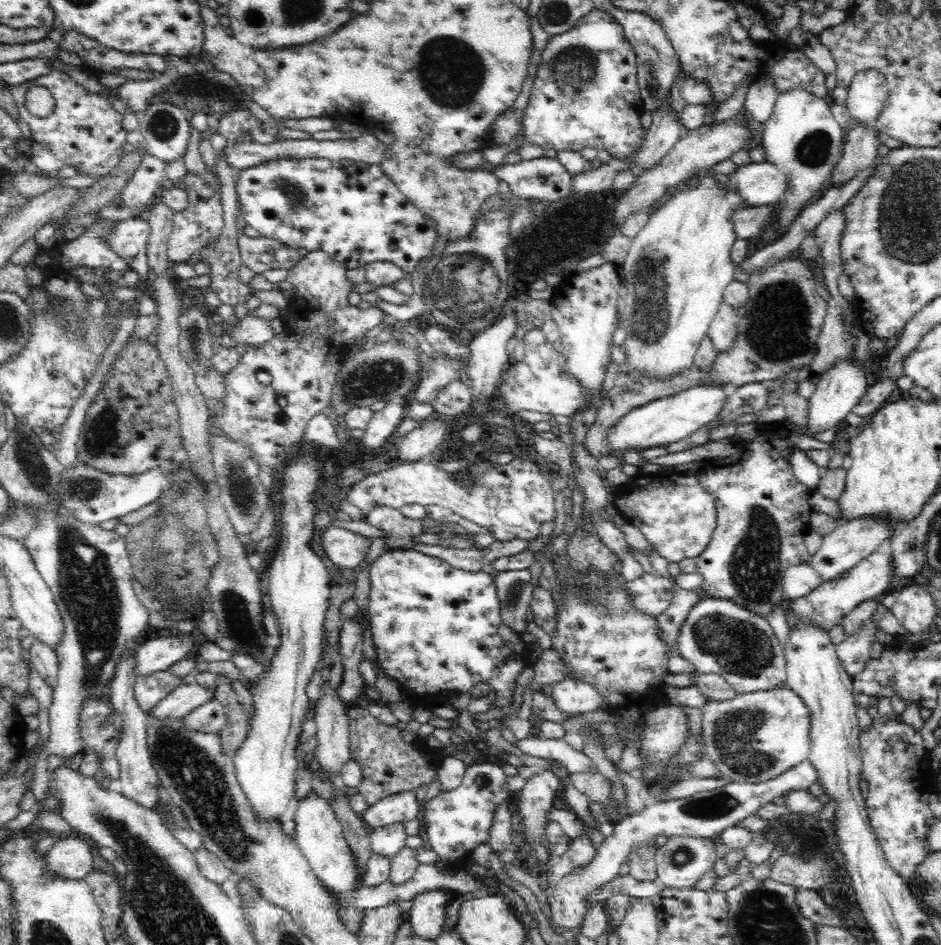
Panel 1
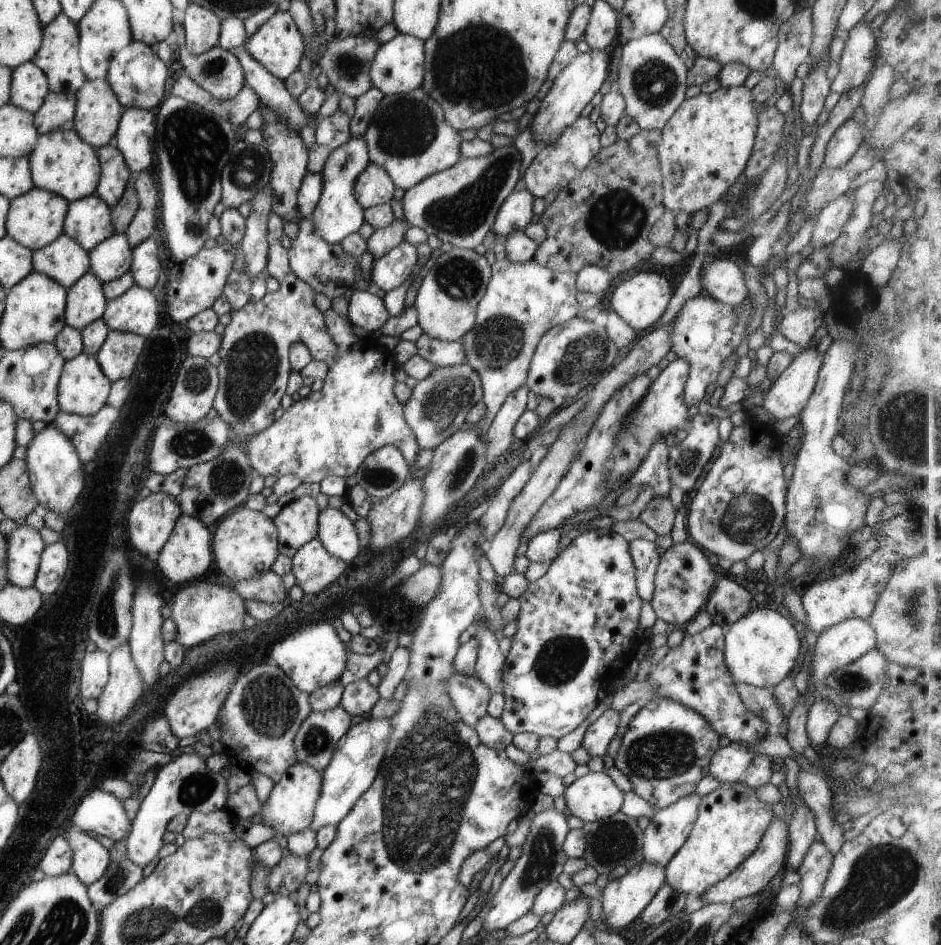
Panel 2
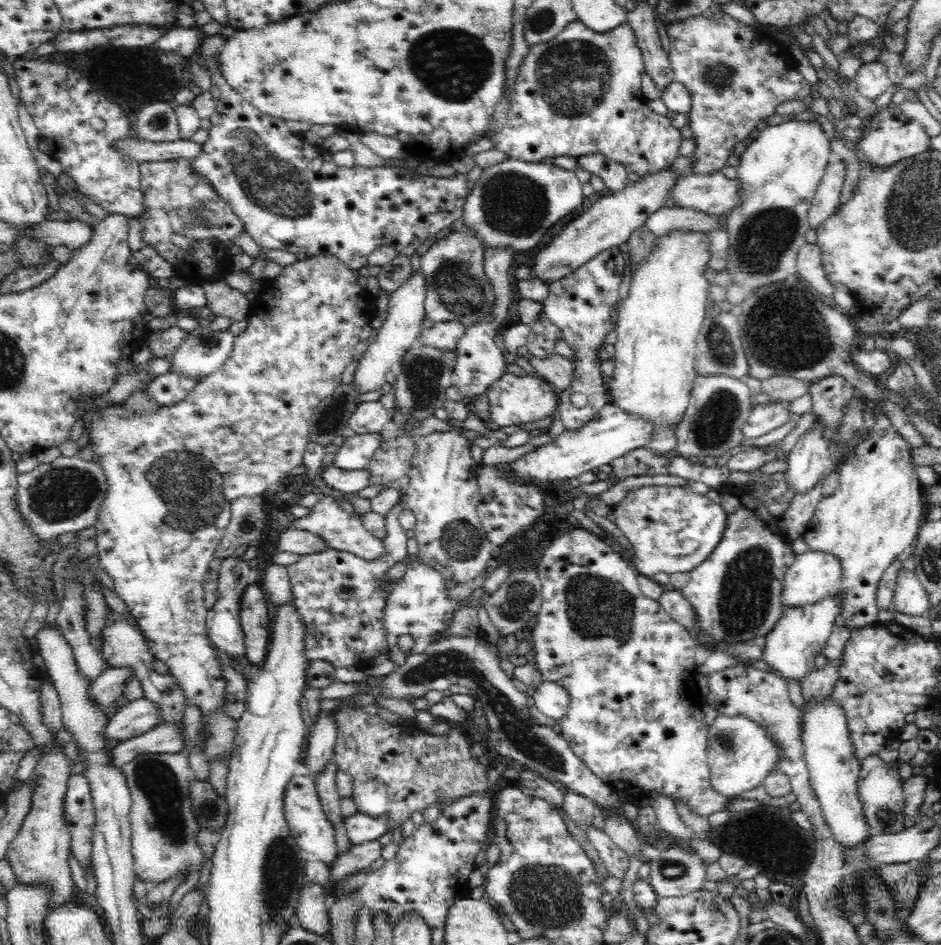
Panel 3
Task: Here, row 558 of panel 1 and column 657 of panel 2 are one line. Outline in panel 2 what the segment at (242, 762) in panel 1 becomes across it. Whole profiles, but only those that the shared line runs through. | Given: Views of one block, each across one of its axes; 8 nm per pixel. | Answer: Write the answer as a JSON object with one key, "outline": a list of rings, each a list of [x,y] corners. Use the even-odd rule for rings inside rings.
{"outline":[[[637,272],[633,276],[629,276],[627,280],[623,280],[619,285],[613,288],[611,298],[609,298],[609,306],[619,318],[628,326],[640,334],[646,332],[648,328],[665,312],[666,306],[672,297],[671,286],[669,282],[655,272]]]}

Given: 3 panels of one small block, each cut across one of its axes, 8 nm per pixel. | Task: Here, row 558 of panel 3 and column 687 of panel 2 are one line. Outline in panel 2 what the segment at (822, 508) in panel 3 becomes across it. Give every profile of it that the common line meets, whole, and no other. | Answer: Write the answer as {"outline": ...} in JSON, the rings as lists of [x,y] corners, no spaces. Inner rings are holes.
{"outline":[[[720,784],[709,794],[701,796],[697,804],[697,816],[693,820],[693,826],[685,838],[685,842],[675,852],[670,862],[663,868],[665,874],[664,883],[673,888],[675,892],[681,892],[689,899],[700,897],[709,886],[716,884],[727,877],[759,844],[765,828],[771,822],[772,810],[766,808],[763,802],[757,800],[755,789],[745,784]]]}

